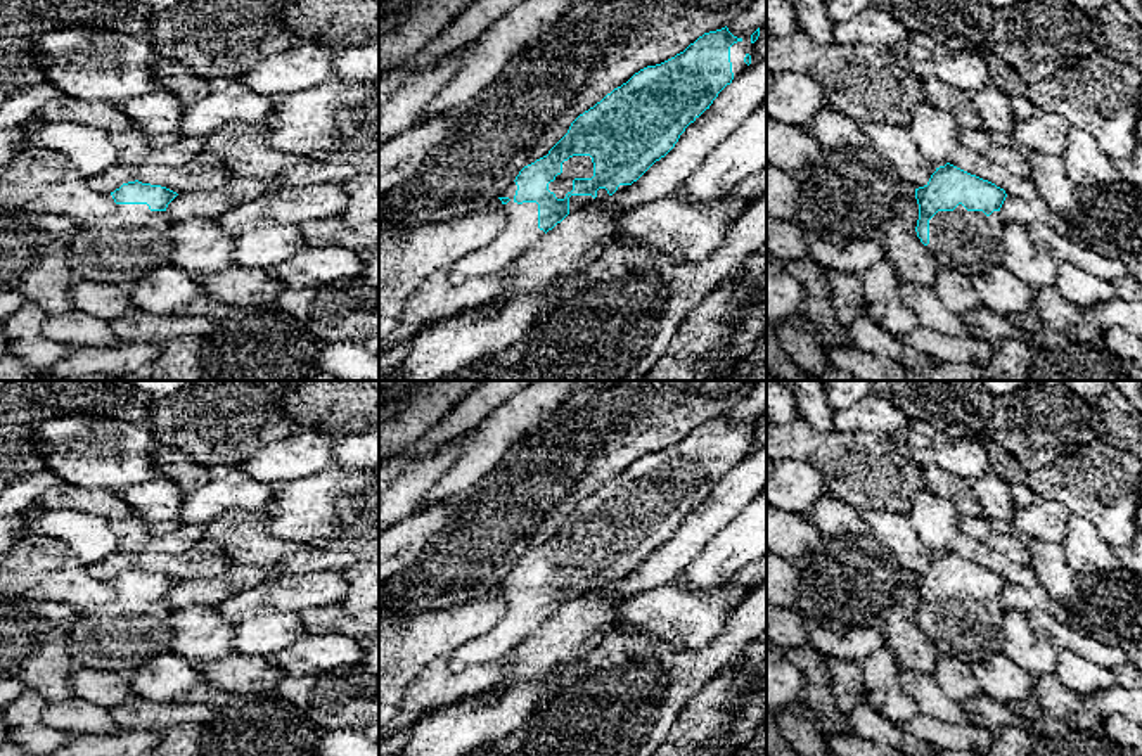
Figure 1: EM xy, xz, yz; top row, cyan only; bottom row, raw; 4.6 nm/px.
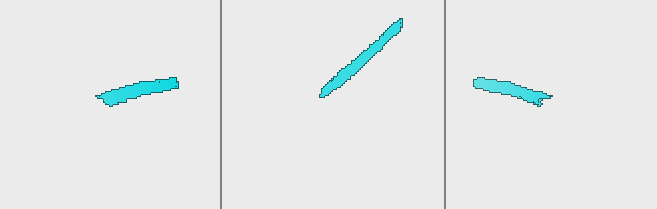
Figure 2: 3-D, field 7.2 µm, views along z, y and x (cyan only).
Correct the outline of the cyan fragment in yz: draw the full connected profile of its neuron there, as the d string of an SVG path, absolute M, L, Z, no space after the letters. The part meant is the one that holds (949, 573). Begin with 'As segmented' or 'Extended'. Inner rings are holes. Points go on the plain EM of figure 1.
Extended. M950 550L936 555L924 574L915 576L919 592L917 625L941 656L964 663L981 661L997 652L1002 642L1004 605L998 600L1007 581L995 571L971 562Z

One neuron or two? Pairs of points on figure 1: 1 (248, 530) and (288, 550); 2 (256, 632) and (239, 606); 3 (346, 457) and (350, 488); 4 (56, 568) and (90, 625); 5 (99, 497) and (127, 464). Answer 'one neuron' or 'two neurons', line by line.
1: one neuron
2: two neurons
3: two neurons
4: two neurons
5: two neurons

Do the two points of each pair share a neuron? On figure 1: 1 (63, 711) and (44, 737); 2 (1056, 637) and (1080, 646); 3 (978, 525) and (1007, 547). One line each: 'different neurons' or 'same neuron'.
1: different neurons
2: same neuron
3: same neuron

